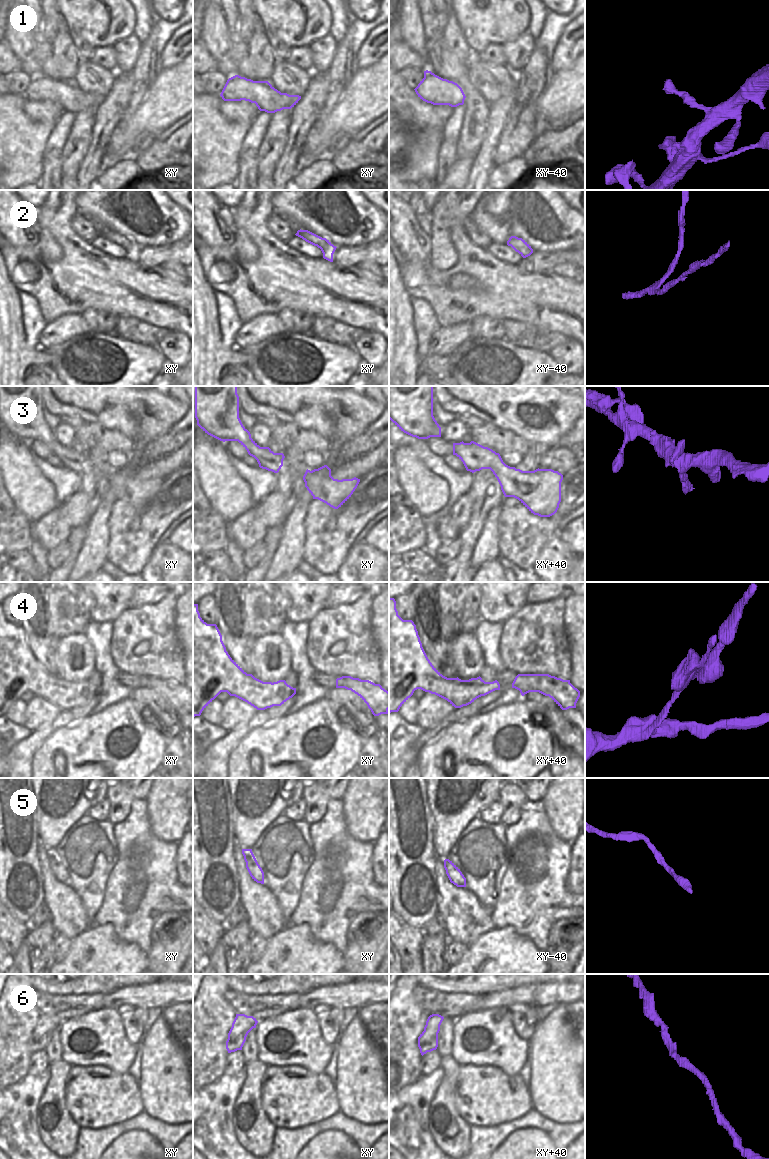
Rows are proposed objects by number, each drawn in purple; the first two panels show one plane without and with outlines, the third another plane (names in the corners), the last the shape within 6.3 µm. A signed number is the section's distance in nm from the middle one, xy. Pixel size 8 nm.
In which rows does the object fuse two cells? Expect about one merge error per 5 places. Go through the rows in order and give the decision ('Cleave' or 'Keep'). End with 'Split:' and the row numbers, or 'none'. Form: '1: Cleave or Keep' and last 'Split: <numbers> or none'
1: Keep
2: Keep
3: Keep
4: Cleave
5: Keep
6: Keep
Split: 4.

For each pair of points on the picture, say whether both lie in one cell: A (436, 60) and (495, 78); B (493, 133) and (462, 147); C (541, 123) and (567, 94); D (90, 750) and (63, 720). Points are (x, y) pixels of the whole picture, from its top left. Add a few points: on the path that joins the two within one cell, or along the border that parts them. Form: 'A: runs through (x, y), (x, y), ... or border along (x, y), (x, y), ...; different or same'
A: border along (465, 65), (468, 71), (468, 79), (477, 92); different
B: border along (487, 116), (480, 147), (473, 157); different
C: runs through (545, 116), (560, 101); same
D: border along (89, 715), (74, 723), (59, 727), (47, 737); different

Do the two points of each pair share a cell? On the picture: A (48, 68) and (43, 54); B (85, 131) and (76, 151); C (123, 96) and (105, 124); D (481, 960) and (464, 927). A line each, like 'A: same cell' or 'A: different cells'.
A: same cell
B: same cell
C: same cell
D: different cells

